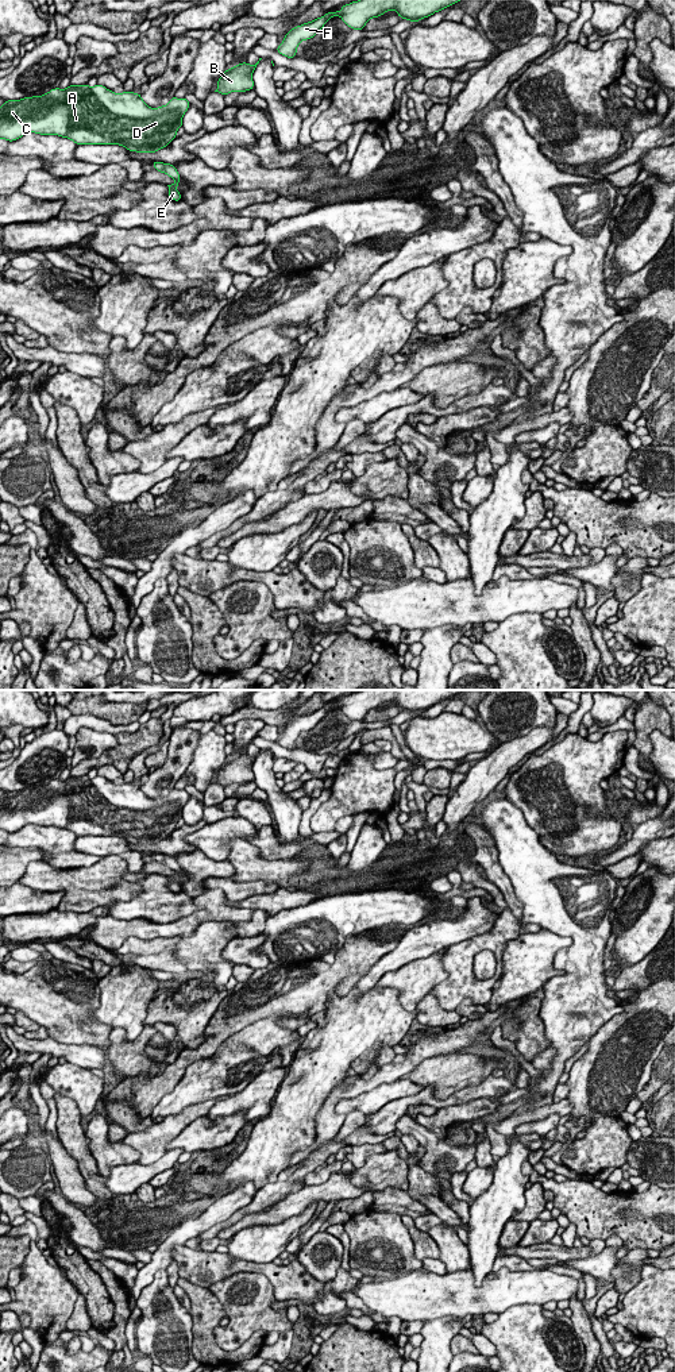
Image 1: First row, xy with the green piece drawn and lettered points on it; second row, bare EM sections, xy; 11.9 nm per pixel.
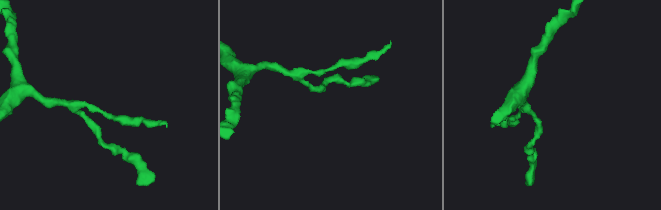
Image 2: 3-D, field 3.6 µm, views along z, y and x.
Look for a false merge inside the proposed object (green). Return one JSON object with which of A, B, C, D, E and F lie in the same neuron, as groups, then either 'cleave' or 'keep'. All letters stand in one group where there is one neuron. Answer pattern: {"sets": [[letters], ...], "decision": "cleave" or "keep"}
{"sets": [["A", "B", "C", "D", "E", "F"]], "decision": "keep"}

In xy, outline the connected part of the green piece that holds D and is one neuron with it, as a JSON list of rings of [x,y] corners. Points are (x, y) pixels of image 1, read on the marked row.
[[[69,85],[66,89],[54,88],[42,96],[24,97],[20,100],[7,100],[0,107],[0,139],[14,142],[28,132],[40,135],[58,135],[72,139],[78,144],[119,144],[128,151],[155,153],[166,147],[182,127],[182,116],[188,111],[190,103],[182,97],[171,97],[167,105],[158,108],[148,107],[142,95],[134,92],[115,93],[103,85],[90,88],[84,85]]]

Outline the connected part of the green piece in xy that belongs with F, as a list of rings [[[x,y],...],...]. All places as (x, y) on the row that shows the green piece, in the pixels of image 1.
[[[358,0],[344,4],[338,12],[327,12],[324,16],[312,22],[296,26],[289,30],[284,41],[275,49],[279,54],[288,58],[294,58],[297,46],[302,41],[313,38],[324,24],[333,16],[340,16],[342,20],[354,30],[364,30],[364,24],[379,18],[385,12],[394,9],[401,19],[417,23],[418,20],[443,11],[444,8],[456,4],[462,0]]]

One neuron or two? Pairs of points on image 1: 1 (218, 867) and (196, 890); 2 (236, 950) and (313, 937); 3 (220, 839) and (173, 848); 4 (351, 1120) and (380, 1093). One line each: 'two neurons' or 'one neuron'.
1: one neuron
2: one neuron
3: one neuron
4: two neurons

